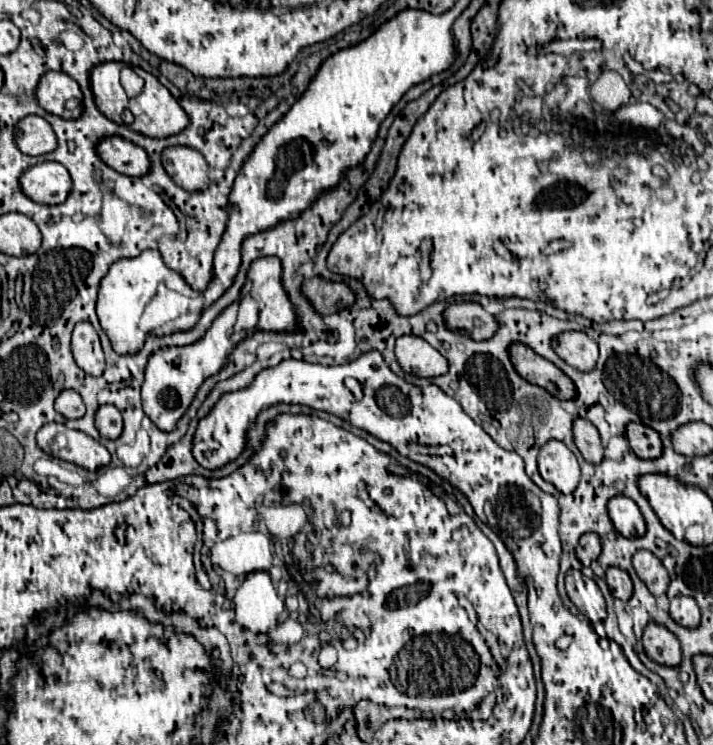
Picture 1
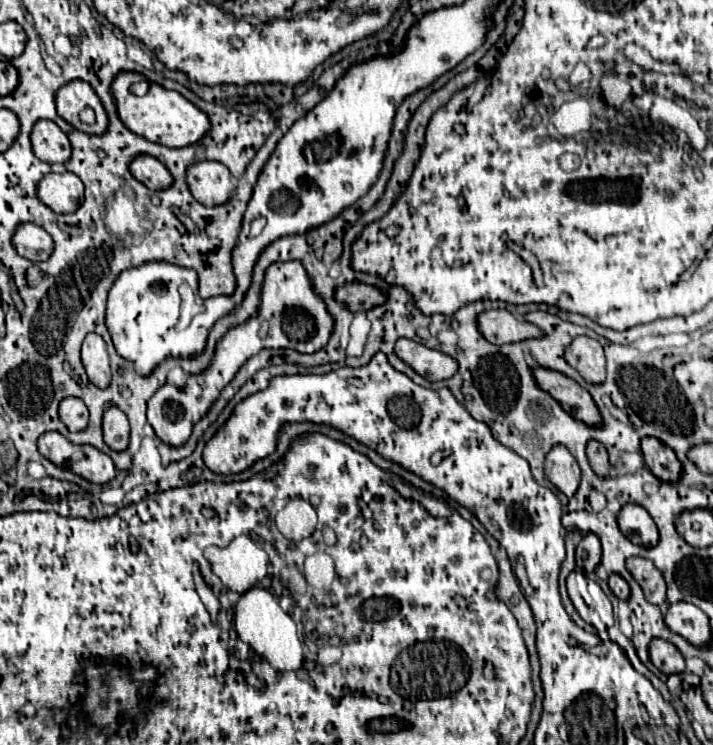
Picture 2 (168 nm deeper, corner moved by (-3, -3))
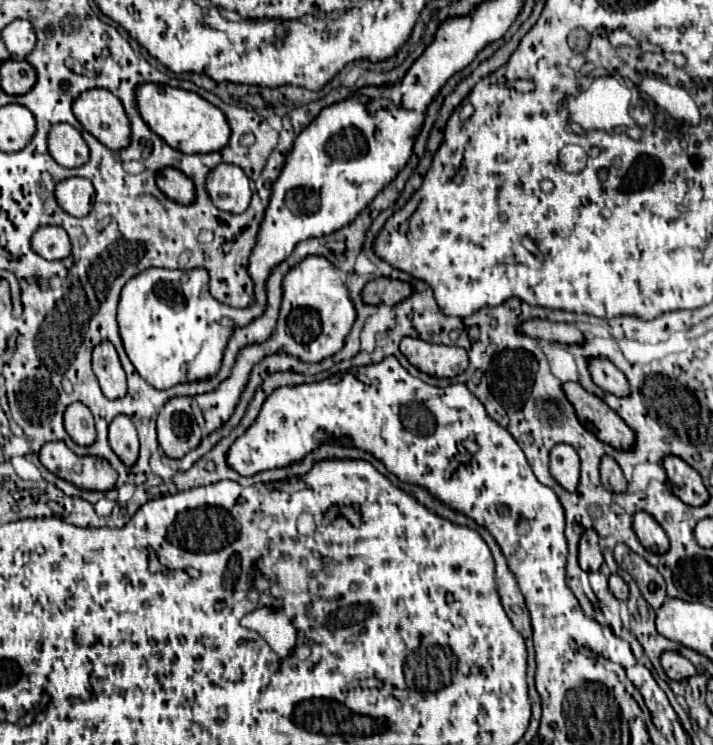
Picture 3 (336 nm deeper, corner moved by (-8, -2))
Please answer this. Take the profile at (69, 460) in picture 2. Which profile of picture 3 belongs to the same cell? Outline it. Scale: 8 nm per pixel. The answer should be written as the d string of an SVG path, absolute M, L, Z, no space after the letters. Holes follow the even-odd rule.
M46 443L40 449L40 463L60 479L88 491L110 491L118 481L118 473L106 459L78 457L64 443Z

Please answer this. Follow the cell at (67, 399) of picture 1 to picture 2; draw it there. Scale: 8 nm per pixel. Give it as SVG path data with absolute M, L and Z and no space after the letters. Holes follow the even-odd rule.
M65 398L59 404L59 416L71 432L79 432L89 422L89 410L79 398Z

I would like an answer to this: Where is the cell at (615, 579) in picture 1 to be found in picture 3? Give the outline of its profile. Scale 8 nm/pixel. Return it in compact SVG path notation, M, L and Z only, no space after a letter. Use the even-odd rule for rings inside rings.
M614 573L614 575L608 577L608 589L612 591L612 595L616 599L620 599L620 601L626 601L628 599L628 585L622 581L620 575Z

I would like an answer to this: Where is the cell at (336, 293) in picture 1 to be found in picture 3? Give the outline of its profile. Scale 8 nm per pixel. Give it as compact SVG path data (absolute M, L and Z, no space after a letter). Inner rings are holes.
M378 277L372 279L370 283L366 283L364 291L362 291L362 299L370 305L388 305L394 307L400 301L408 299L412 295L412 285L398 281L398 279L390 279L390 277Z

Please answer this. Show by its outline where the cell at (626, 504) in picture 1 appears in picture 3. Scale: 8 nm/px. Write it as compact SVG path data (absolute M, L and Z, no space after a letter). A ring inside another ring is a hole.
M644 511L634 515L634 531L640 539L640 543L650 551L650 553L666 553L670 543L668 543L668 535L664 533L664 529L656 523L654 517L646 515Z

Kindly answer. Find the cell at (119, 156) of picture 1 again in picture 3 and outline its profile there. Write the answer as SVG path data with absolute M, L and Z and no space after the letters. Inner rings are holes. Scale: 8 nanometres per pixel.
M166 167L166 169L158 171L156 183L158 183L158 187L160 187L172 201L176 201L176 203L180 203L180 205L194 203L194 197L196 197L194 183L192 183L190 177L182 175L178 169Z

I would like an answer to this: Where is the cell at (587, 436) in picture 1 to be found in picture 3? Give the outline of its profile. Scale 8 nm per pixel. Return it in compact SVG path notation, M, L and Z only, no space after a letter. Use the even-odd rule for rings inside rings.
M604 457L600 463L600 473L602 473L602 485L610 493L626 493L628 483L624 479L622 469L612 457Z

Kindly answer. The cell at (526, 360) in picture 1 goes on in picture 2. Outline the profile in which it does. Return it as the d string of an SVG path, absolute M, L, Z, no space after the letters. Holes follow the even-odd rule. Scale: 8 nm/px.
M541 366L533 368L533 378L535 378L537 386L541 390L549 392L567 414L571 414L573 418L577 418L585 424L591 424L591 426L601 424L601 416L599 416L599 410L597 410L593 398L575 380L571 380L569 376L557 372L557 370L541 368Z

